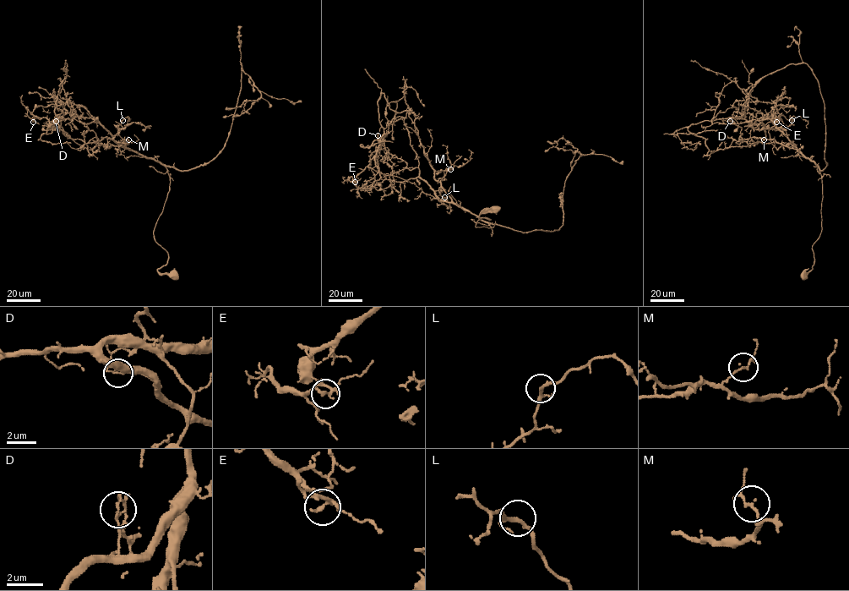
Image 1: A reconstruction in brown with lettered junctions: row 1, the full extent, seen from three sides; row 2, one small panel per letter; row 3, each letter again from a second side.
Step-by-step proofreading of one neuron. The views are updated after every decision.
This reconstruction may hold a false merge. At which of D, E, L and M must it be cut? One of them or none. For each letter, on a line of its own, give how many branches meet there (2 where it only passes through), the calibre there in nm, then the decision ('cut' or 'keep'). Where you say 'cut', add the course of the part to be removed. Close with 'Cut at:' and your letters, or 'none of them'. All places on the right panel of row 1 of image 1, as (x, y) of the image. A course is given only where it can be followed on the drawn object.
D: 3 branches meet; 100 nm thick; cut; foreign part runs (730, 121), (734, 123), (728, 118), (742, 117), (746, 95), (722, 73), (690, 61)
E: 3 branches meet; 150 nm thick; keep
L: 3 branches meet; 150 nm thick; keep
M: 3 branches meet; 100 nm thick; keep
Cut at: D

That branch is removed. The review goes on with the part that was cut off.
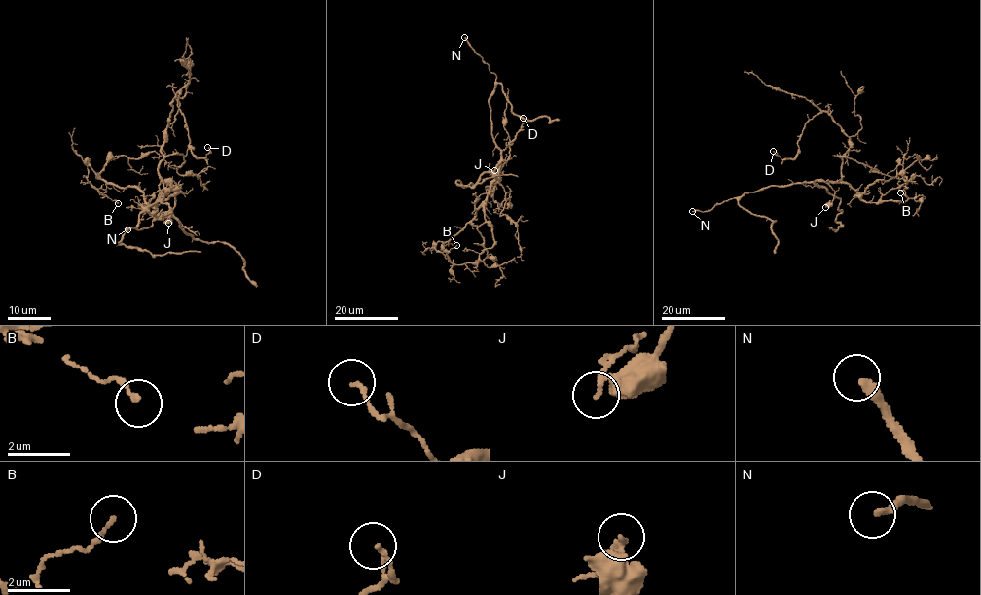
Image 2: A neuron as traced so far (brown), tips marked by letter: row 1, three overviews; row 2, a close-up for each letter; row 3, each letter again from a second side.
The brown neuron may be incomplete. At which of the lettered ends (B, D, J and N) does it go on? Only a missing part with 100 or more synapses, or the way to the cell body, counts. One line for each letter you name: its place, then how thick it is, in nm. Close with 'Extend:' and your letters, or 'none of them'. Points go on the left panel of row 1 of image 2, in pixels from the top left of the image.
N: (127, 229) | 280 nm
Extend: N

